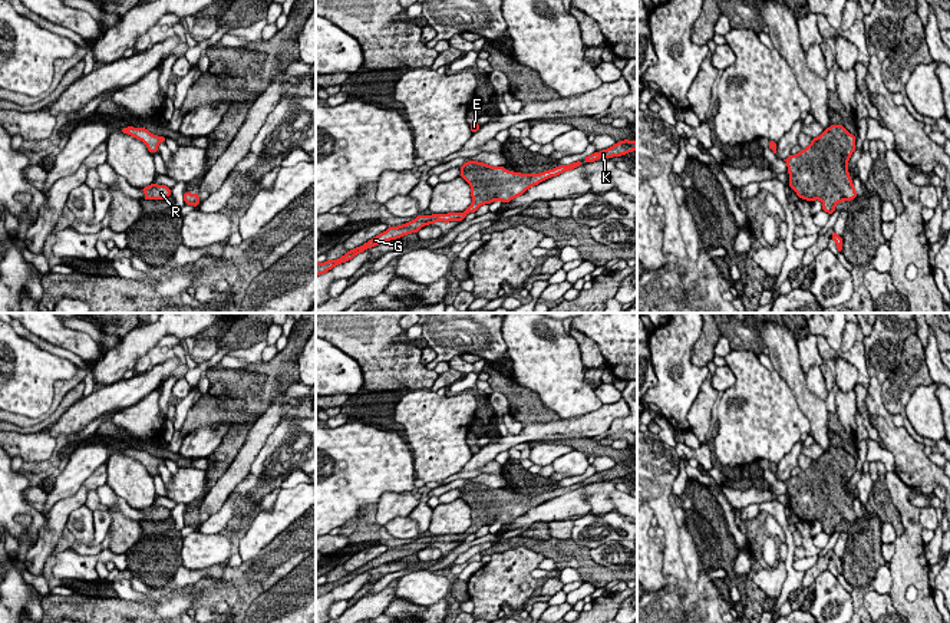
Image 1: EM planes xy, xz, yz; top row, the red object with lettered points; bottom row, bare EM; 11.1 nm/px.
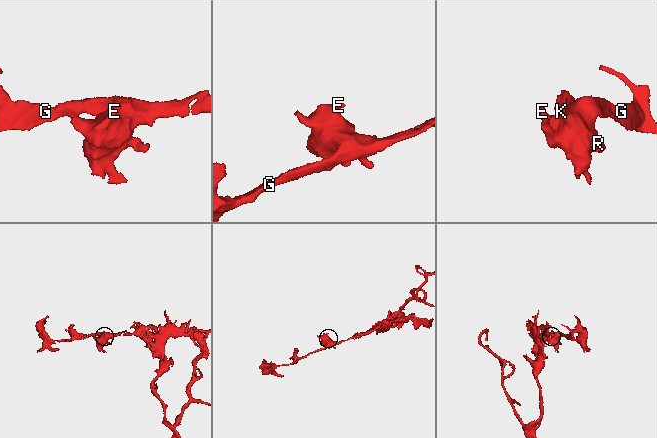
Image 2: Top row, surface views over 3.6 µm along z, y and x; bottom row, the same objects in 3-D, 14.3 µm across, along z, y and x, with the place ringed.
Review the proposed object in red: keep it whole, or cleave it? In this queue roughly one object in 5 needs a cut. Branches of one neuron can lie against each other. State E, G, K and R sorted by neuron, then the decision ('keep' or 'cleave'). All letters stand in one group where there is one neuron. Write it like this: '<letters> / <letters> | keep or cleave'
E G K R | keep

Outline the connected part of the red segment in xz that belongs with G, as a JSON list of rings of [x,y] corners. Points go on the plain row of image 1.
[[[471,481],[459,488],[462,492],[461,500],[464,500],[472,511],[472,525],[464,534],[418,537],[415,541],[406,545],[389,548],[386,553],[373,558],[363,567],[347,573],[337,581],[327,581],[326,584],[320,586],[316,584],[316,597],[327,594],[333,589],[352,581],[354,577],[363,574],[367,570],[412,554],[418,554],[425,547],[435,545],[436,543],[464,543],[468,534],[475,534],[481,527],[491,525],[497,521],[499,521],[502,525],[509,524],[511,521],[522,517],[531,508],[581,487],[583,484],[577,482],[570,487],[560,487],[540,495],[521,495],[508,492],[504,488],[491,488],[488,485]]]

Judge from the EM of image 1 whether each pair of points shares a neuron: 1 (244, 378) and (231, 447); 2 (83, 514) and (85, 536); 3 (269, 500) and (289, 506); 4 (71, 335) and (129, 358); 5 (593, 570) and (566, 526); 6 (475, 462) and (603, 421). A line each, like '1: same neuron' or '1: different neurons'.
1: different neurons
2: same neuron
3: different neurons
4: different neurons
5: different neurons
6: same neuron

